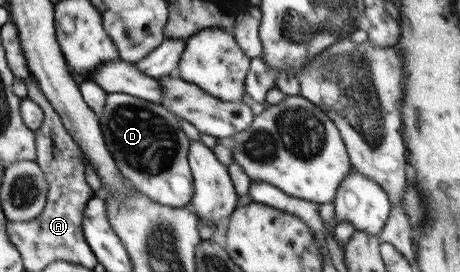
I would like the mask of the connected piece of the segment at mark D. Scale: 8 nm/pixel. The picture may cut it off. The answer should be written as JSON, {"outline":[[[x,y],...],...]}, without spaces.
{"outline":[[[124,92],[107,94],[105,107],[98,117],[106,148],[112,156],[112,160],[116,162],[120,174],[128,179],[131,185],[162,205],[182,207],[191,201],[194,193],[194,179],[192,179],[188,161],[190,139],[182,130],[178,117],[162,105],[144,101]]]}

